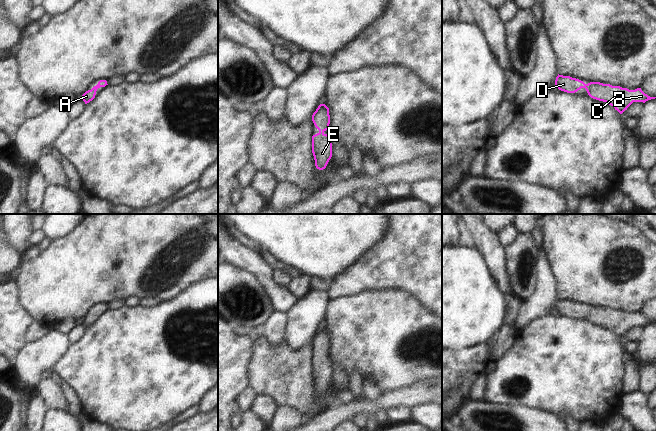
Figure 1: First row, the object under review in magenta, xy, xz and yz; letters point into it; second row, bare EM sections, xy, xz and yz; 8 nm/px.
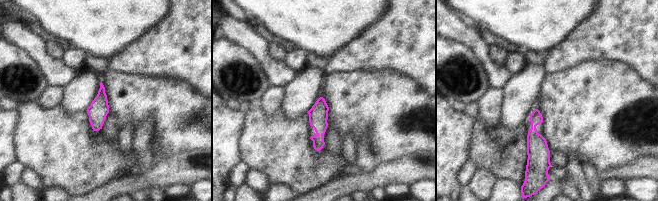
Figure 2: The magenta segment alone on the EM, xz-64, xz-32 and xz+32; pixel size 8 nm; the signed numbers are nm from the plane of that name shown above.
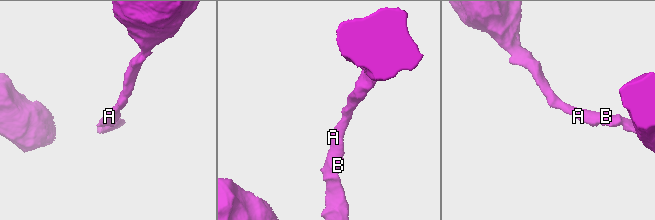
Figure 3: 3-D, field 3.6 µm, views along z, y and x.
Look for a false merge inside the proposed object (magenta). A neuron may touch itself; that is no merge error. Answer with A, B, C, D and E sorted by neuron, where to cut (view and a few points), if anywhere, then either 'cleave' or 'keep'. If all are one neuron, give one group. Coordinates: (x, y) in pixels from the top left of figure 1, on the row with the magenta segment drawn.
groups A B C D E; cut none; keep

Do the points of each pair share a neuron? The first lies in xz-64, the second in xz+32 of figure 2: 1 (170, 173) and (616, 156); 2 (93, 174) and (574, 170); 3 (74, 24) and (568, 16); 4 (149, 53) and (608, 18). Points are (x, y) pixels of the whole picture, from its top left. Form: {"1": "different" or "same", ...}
{"1": "different", "2": "different", "3": "same", "4": "same"}

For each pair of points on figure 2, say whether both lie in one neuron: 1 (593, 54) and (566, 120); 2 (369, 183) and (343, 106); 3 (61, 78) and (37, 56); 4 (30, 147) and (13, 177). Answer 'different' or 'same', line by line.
1: different
2: different
3: same
4: different

